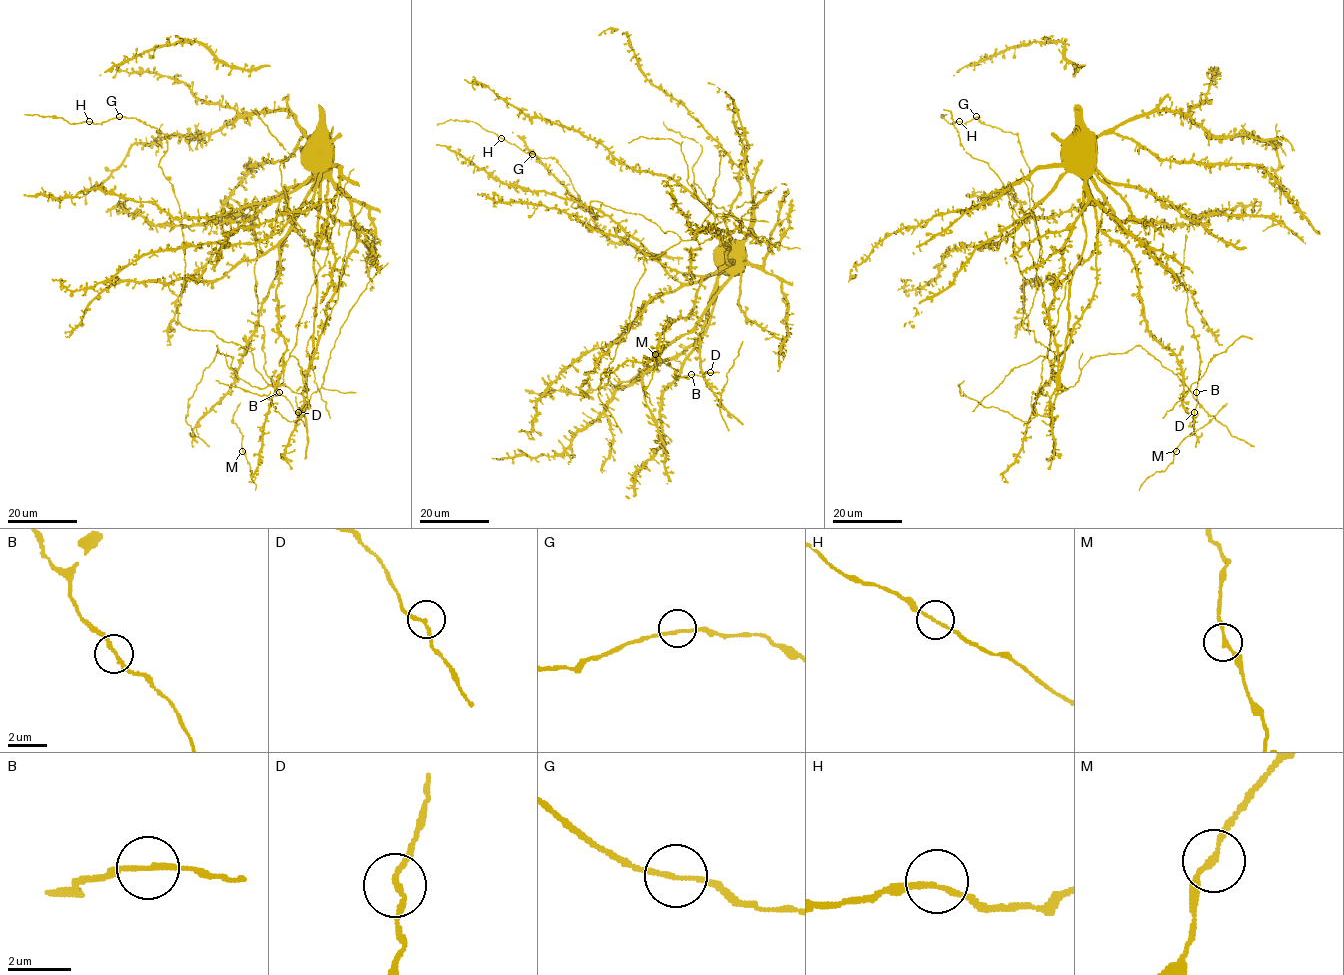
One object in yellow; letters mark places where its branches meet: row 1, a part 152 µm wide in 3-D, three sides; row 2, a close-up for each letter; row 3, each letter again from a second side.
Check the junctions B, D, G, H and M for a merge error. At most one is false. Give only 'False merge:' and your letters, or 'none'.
False merge: none

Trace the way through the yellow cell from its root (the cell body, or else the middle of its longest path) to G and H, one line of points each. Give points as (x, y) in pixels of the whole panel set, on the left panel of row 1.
G: (321, 167), (279, 247), (286, 350), (272, 386), (244, 346), (179, 322), (166, 135), (119, 116)
H: (321, 167), (279, 247), (286, 350), (272, 386), (244, 346), (177, 318), (185, 249), (166, 135), (89, 121)

